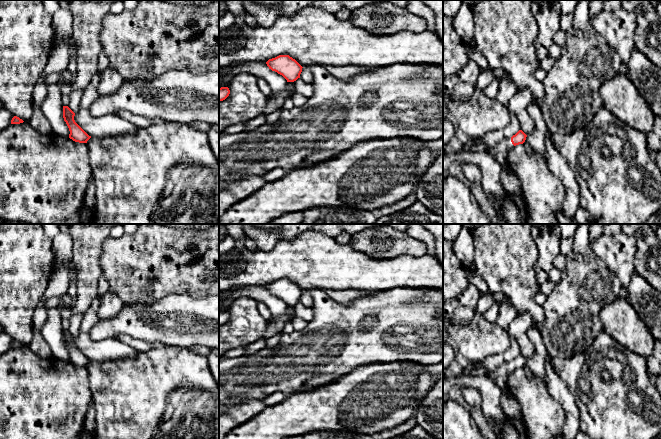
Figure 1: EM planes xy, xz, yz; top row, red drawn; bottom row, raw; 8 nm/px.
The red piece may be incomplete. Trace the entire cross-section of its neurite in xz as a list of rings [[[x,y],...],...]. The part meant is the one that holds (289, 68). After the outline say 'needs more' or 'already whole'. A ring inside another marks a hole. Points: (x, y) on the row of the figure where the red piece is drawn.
[[[279,55],[266,62],[269,69],[282,75],[287,82],[294,82],[300,78],[302,66],[289,55]]]; already whole

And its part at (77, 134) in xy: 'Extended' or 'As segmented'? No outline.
As segmented

